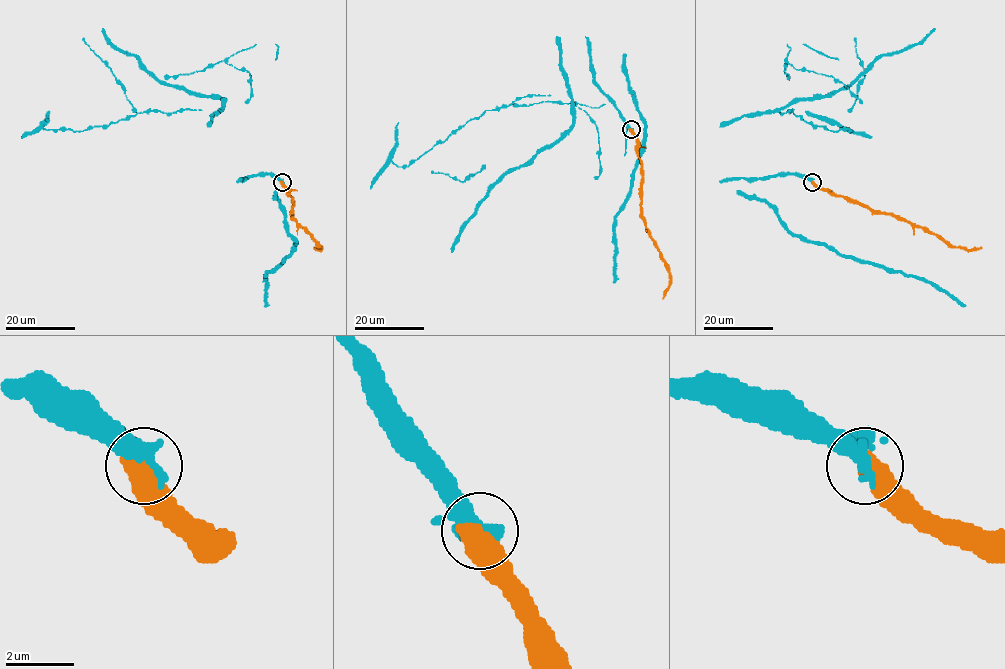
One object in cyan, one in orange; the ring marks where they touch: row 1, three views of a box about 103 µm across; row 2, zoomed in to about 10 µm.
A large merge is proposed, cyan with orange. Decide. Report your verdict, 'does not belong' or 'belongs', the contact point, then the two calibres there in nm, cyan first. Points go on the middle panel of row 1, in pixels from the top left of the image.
belongs; at (631, 129); 380 nm thick on the cyan side, 600 nm on the other

